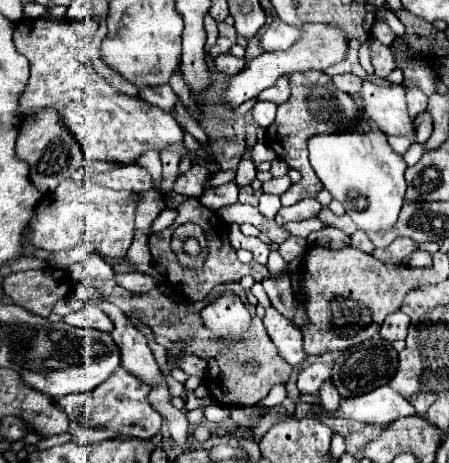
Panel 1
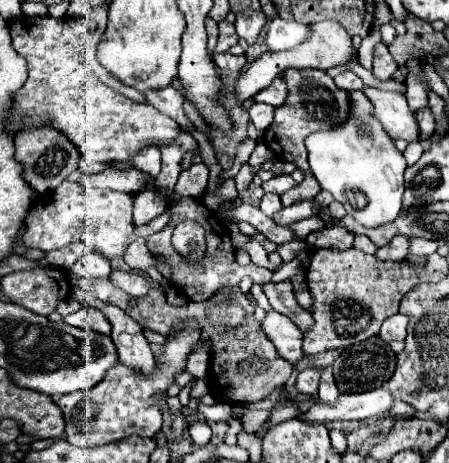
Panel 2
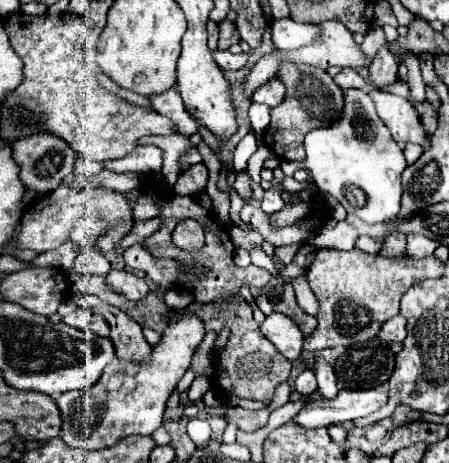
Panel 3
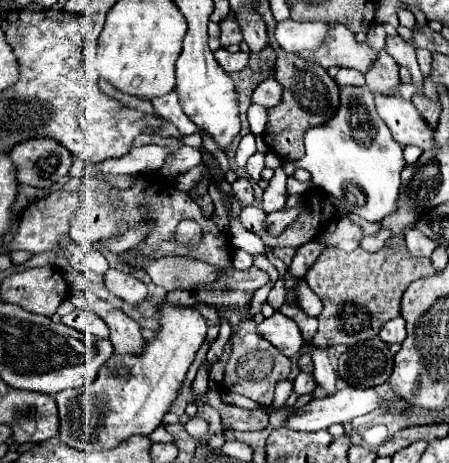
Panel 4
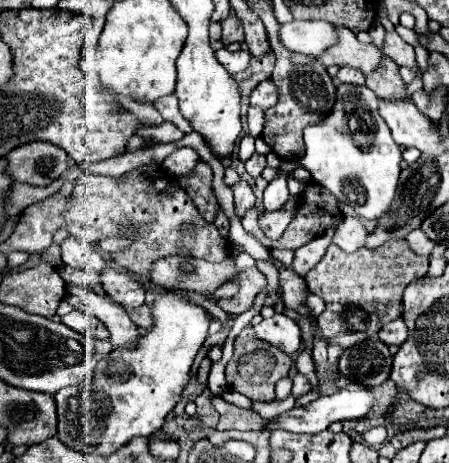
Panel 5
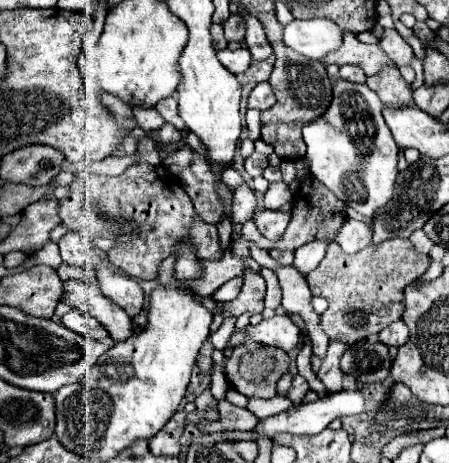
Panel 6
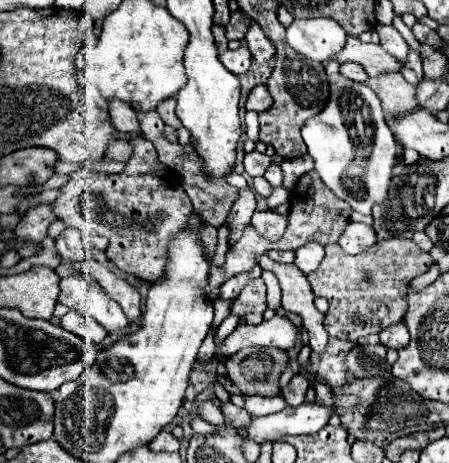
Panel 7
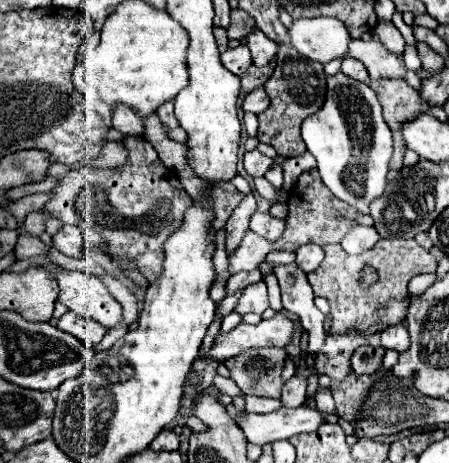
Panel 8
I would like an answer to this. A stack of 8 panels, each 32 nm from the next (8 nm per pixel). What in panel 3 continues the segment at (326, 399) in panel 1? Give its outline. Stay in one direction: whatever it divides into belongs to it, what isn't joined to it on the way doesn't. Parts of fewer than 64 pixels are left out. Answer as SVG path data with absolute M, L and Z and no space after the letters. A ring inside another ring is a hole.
M322 356L316 358L316 366L314 366L316 378L318 378L318 390L322 394L322 398L332 398L338 394L338 386L336 386L336 374L332 364L328 364Z

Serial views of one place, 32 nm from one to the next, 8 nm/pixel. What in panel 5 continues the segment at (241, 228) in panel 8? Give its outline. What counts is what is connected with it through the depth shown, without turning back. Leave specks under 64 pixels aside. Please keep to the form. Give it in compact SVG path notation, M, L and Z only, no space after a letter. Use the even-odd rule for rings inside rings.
M244 180L238 182L232 190L234 190L234 212L236 212L236 218L240 220L248 210L254 208L256 198L254 198L252 188L250 188L248 182L244 182Z

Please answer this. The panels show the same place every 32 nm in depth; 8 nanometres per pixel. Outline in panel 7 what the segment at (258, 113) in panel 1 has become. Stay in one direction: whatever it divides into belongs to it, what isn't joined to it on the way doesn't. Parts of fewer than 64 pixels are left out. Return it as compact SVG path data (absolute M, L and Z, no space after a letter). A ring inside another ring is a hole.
M246 112L244 122L246 122L246 134L248 134L248 138L256 142L256 138L258 138L258 114L256 112Z

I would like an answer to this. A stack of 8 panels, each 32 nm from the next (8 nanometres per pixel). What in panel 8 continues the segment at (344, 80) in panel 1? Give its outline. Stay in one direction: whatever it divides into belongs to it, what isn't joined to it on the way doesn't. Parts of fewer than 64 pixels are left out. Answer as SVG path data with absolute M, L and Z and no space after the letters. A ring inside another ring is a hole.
M344 58L340 70L342 70L346 76L356 78L356 80L360 80L360 82L368 82L368 80L370 80L370 78L368 78L368 70L364 68L364 64L358 62L358 60L354 60L354 58Z

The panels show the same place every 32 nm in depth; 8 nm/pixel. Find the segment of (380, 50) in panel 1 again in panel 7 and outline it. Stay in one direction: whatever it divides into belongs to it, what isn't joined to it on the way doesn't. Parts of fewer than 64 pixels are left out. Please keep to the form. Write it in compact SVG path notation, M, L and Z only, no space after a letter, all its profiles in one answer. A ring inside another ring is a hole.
M400 74L370 78L368 86L378 94L386 118L392 118L392 116L398 118L402 114L408 114L420 108L416 100L416 88L408 84Z

